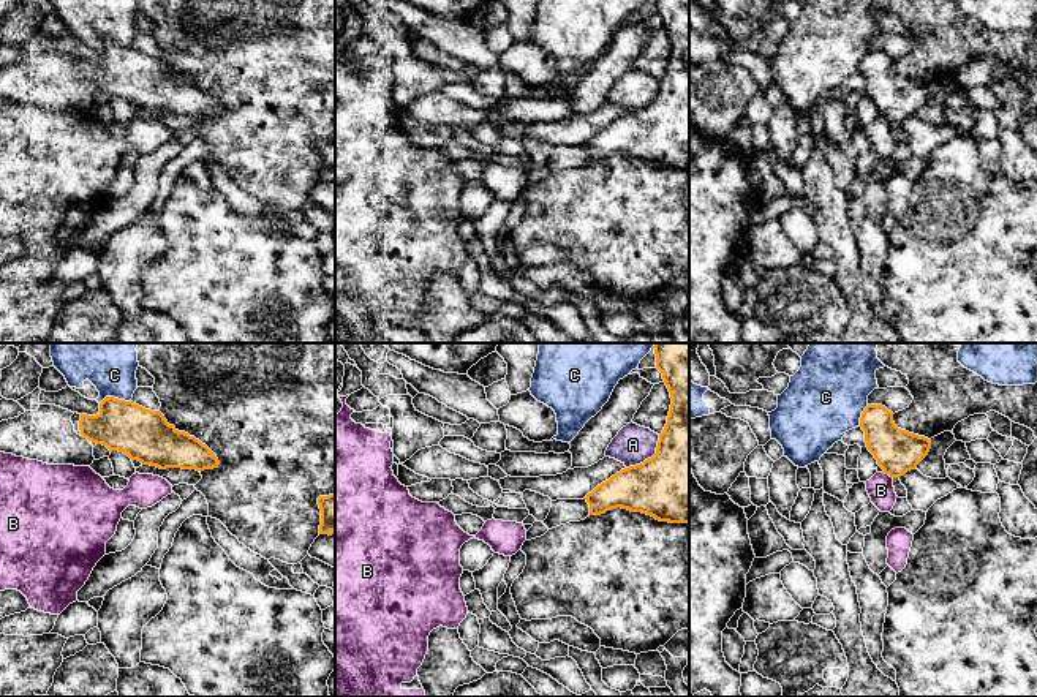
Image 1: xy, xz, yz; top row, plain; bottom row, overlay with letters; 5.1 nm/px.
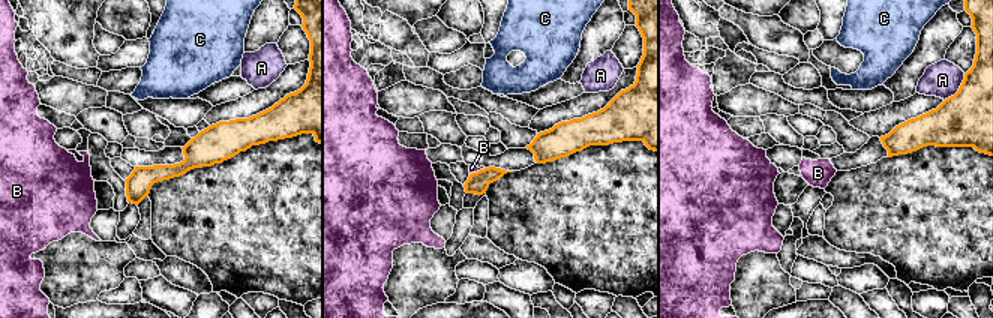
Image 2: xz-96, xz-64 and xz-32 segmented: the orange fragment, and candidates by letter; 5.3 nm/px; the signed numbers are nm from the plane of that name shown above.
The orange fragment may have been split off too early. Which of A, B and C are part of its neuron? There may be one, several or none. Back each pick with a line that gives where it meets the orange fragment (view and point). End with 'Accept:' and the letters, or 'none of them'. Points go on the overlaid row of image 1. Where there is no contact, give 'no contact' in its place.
Accept: none of them

